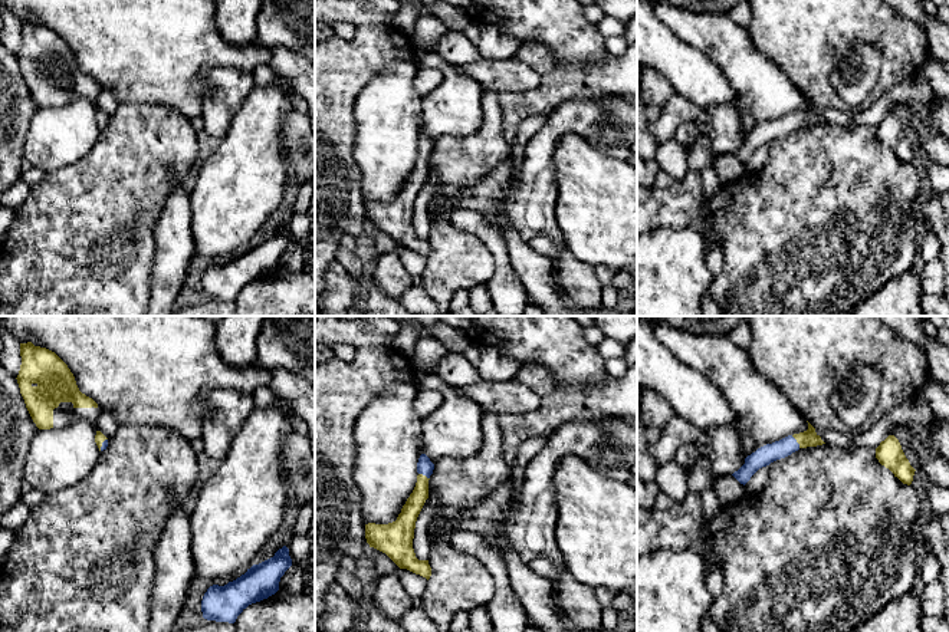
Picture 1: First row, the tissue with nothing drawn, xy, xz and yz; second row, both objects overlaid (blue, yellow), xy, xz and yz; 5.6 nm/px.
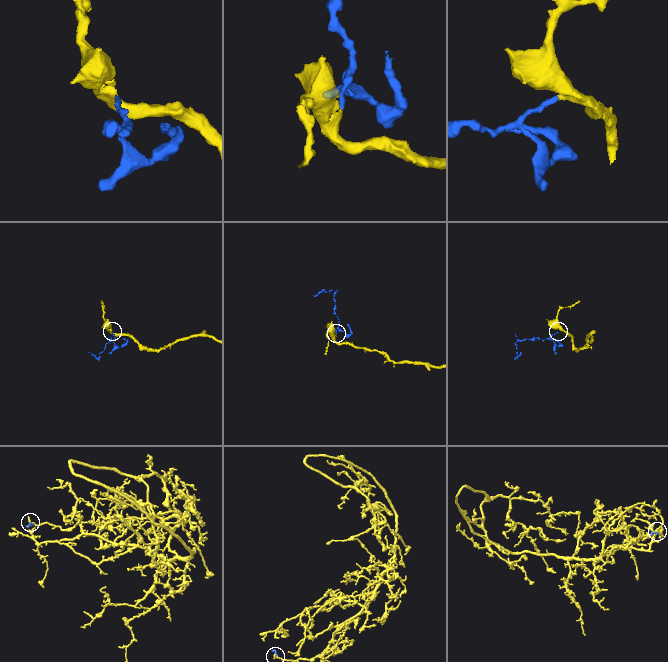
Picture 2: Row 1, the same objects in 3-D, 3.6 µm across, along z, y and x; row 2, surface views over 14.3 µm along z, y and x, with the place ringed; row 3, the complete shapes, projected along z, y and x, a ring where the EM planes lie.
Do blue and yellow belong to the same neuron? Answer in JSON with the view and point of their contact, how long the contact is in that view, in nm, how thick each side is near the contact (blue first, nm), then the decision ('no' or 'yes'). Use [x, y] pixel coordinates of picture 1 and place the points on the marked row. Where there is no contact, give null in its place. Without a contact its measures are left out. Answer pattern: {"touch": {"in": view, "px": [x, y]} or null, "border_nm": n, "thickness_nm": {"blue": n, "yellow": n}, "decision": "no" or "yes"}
{"touch": {"in": "yz", "px": [795, 441]}, "border_nm": 90, "thickness_nm": {"blue": 110, "yellow": 100}, "decision": "yes"}

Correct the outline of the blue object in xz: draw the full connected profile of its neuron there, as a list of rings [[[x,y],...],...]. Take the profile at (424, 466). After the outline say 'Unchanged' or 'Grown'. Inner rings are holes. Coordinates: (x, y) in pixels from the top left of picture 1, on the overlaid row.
[[[426,454],[417,463],[417,483],[401,508],[397,520],[388,524],[365,524],[365,539],[370,547],[385,553],[400,569],[407,569],[416,575],[431,576],[428,560],[418,560],[413,549],[414,529],[417,517],[428,498],[428,480],[434,464]]]. Grown

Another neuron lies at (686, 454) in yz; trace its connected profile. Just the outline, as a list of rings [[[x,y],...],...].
[[[686,444],[677,450],[674,461],[689,470],[697,457],[699,457],[699,452],[694,444]]]

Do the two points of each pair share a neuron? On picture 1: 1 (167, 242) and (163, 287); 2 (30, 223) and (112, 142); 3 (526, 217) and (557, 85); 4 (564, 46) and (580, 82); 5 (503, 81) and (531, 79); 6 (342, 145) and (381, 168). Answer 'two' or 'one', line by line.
1: one
2: one
3: two
4: two
5: one
6: two

